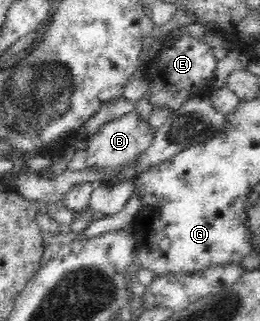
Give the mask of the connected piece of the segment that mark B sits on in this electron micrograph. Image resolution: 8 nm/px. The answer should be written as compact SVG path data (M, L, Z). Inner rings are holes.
M132 110L115 120L110 120L101 126L95 134L86 137L86 147L76 149L67 169L82 171L86 167L103 167L103 171L120 171L120 167L128 167L140 153L144 153L152 139L155 131L148 125L149 120L143 119L136 110Z

